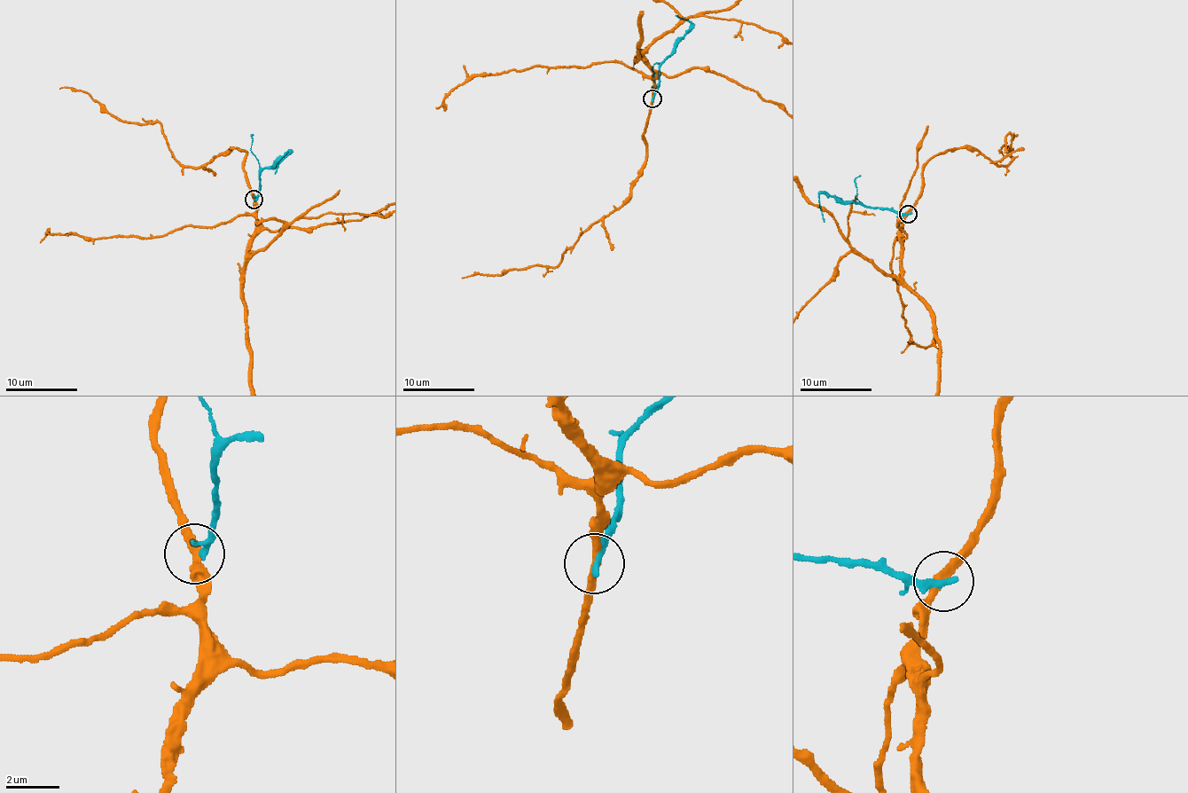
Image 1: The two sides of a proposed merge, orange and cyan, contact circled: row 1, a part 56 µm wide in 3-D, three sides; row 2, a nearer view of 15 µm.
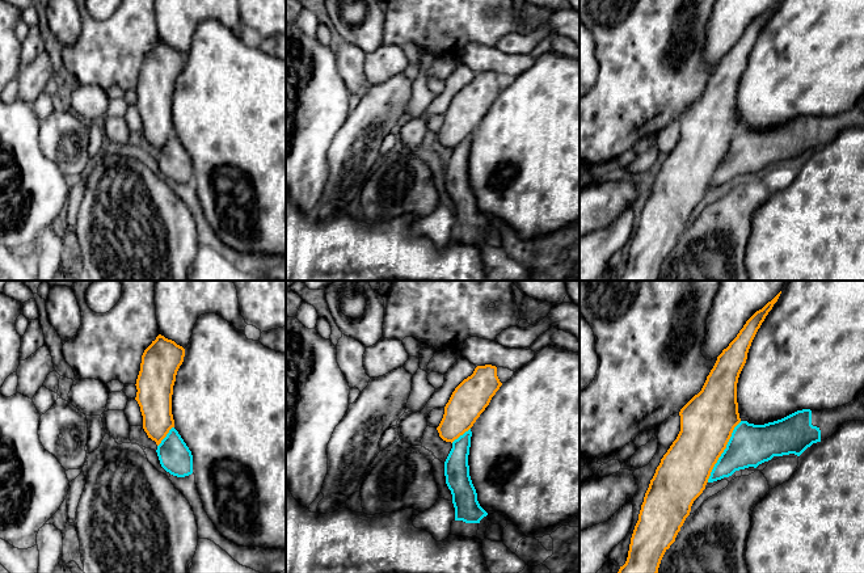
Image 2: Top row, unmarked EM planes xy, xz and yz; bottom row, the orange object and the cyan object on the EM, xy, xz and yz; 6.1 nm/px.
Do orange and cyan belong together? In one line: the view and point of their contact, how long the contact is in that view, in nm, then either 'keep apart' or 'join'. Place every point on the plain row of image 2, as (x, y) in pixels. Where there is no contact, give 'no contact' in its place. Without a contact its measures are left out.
yz (723, 158) | 440 nm | keep apart

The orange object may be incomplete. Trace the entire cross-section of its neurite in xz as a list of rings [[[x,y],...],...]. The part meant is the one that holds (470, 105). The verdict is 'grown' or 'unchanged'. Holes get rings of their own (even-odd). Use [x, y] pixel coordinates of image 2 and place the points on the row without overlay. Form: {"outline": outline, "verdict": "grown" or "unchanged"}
{"outline": [[[477,72],[473,80],[455,94],[446,110],[443,125],[437,134],[439,143],[452,149],[468,138],[501,92],[496,72]]], "verdict": "unchanged"}

